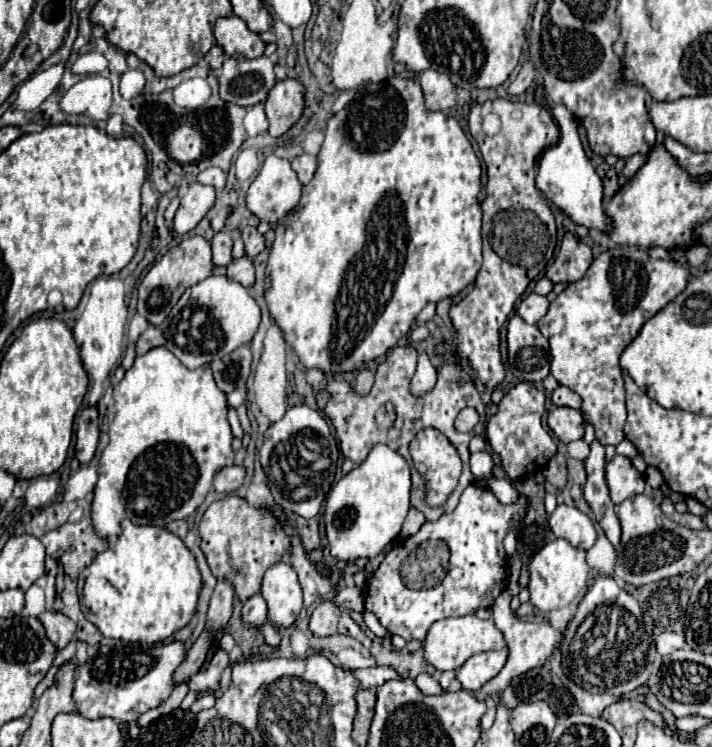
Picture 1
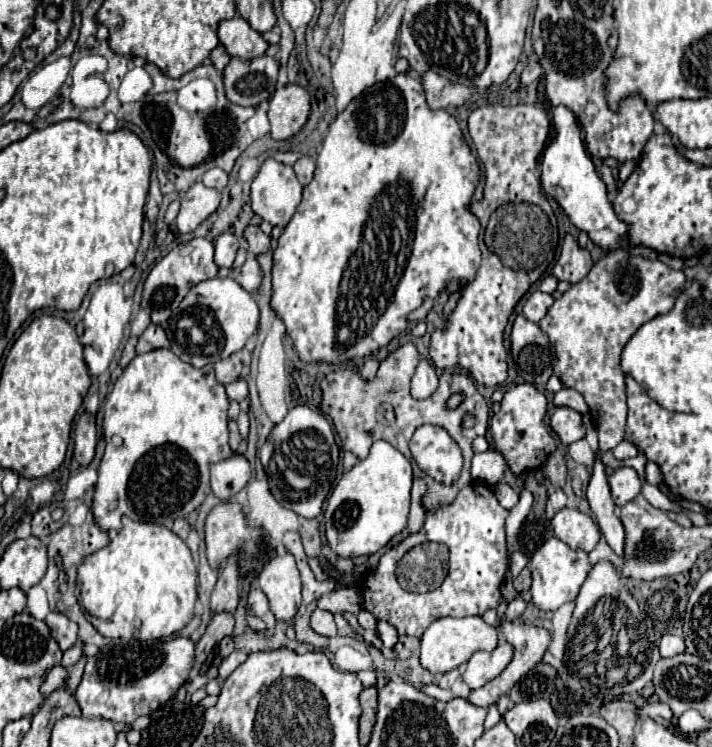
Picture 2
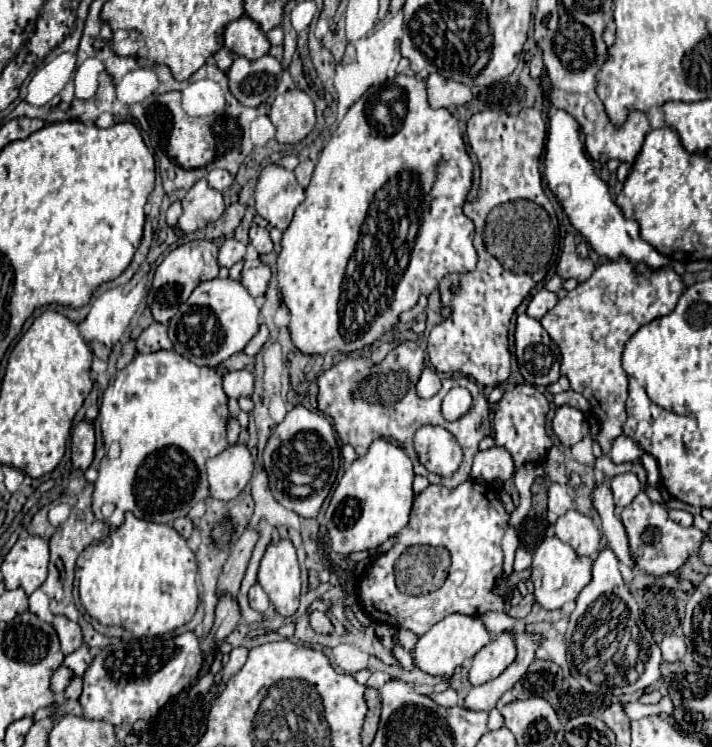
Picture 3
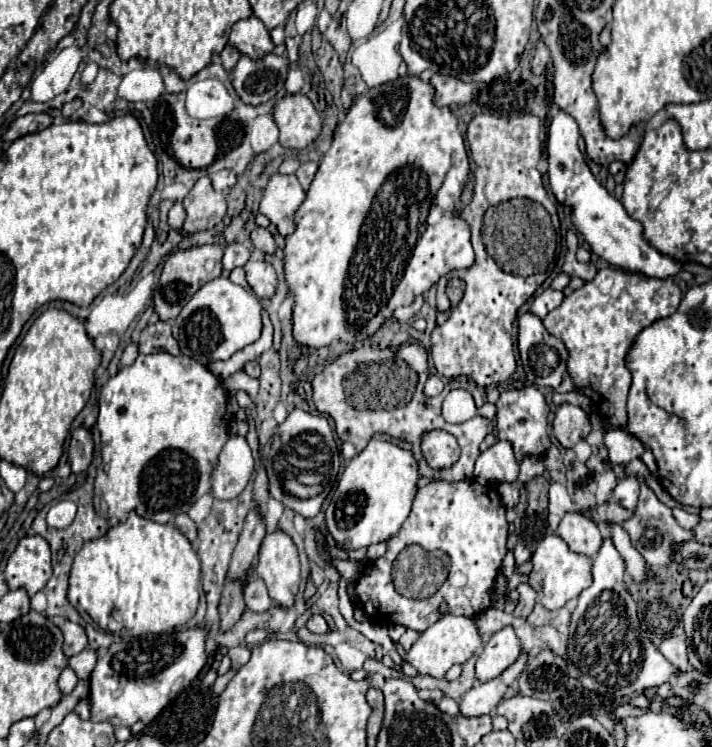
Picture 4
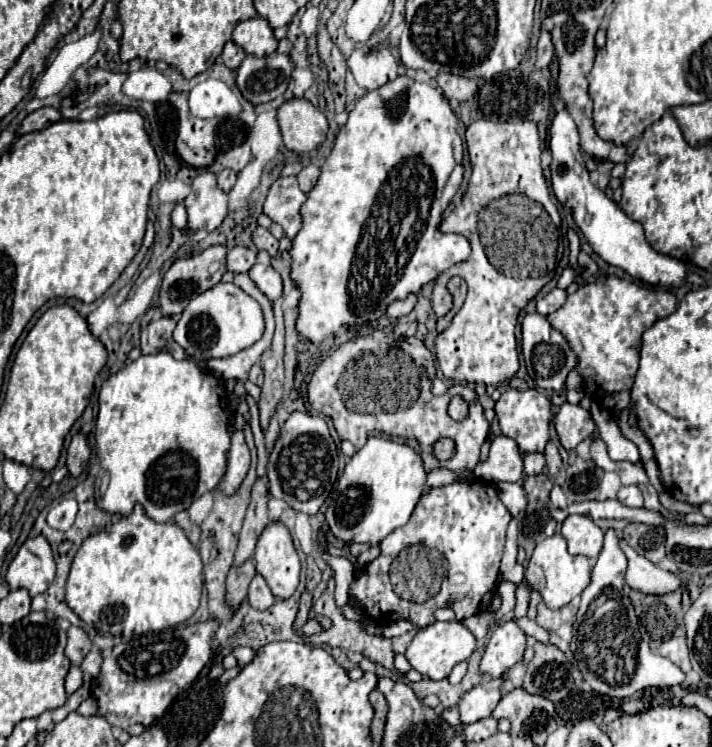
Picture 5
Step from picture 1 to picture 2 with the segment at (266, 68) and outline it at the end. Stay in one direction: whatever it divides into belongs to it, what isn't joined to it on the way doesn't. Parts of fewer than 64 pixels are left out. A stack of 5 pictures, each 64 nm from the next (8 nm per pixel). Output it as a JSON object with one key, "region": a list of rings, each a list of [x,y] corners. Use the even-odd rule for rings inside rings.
{"region":[[[260,56],[254,60],[232,58],[222,72],[226,98],[232,104],[256,108],[272,96],[278,68],[278,62],[270,56]]]}

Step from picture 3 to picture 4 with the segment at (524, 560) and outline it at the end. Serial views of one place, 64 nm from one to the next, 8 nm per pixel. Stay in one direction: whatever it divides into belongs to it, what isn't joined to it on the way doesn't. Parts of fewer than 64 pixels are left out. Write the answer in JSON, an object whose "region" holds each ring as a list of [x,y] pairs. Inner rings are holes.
{"region":[[[522,540],[518,541],[514,549],[514,557],[516,564],[520,566],[525,562],[530,561],[531,556],[532,556],[531,551],[527,548],[525,542]]]}

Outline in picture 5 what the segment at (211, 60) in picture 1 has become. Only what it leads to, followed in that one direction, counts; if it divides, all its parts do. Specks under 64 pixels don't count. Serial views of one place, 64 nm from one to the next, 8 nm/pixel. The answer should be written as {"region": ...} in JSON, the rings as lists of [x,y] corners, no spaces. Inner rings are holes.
{"region":[[[228,42],[226,46],[224,46],[224,52],[222,52],[222,60],[224,60],[224,64],[230,68],[230,70],[236,70],[238,66],[240,66],[240,62],[244,60],[244,50],[240,48],[240,46],[236,46],[234,42]]]}

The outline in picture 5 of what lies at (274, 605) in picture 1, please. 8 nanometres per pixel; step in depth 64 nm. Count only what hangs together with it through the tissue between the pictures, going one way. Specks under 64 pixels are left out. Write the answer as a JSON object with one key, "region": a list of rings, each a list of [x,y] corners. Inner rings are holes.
{"region":[[[272,522],[260,534],[256,546],[256,572],[264,576],[276,598],[290,598],[298,586],[300,558],[292,536],[282,522]]]}

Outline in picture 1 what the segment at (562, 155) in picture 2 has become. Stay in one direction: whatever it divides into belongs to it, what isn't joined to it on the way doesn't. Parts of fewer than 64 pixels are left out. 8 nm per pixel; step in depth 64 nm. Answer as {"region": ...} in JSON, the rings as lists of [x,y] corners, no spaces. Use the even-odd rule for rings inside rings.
{"region":[[[562,104],[552,108],[552,116],[560,128],[560,138],[540,158],[536,188],[548,200],[552,200],[564,214],[568,214],[576,224],[584,224],[586,228],[594,228],[594,230],[604,232],[608,228],[610,220],[604,214],[604,206],[602,206],[602,180],[596,174],[594,166],[590,164],[590,160],[582,148],[576,118]]]}

